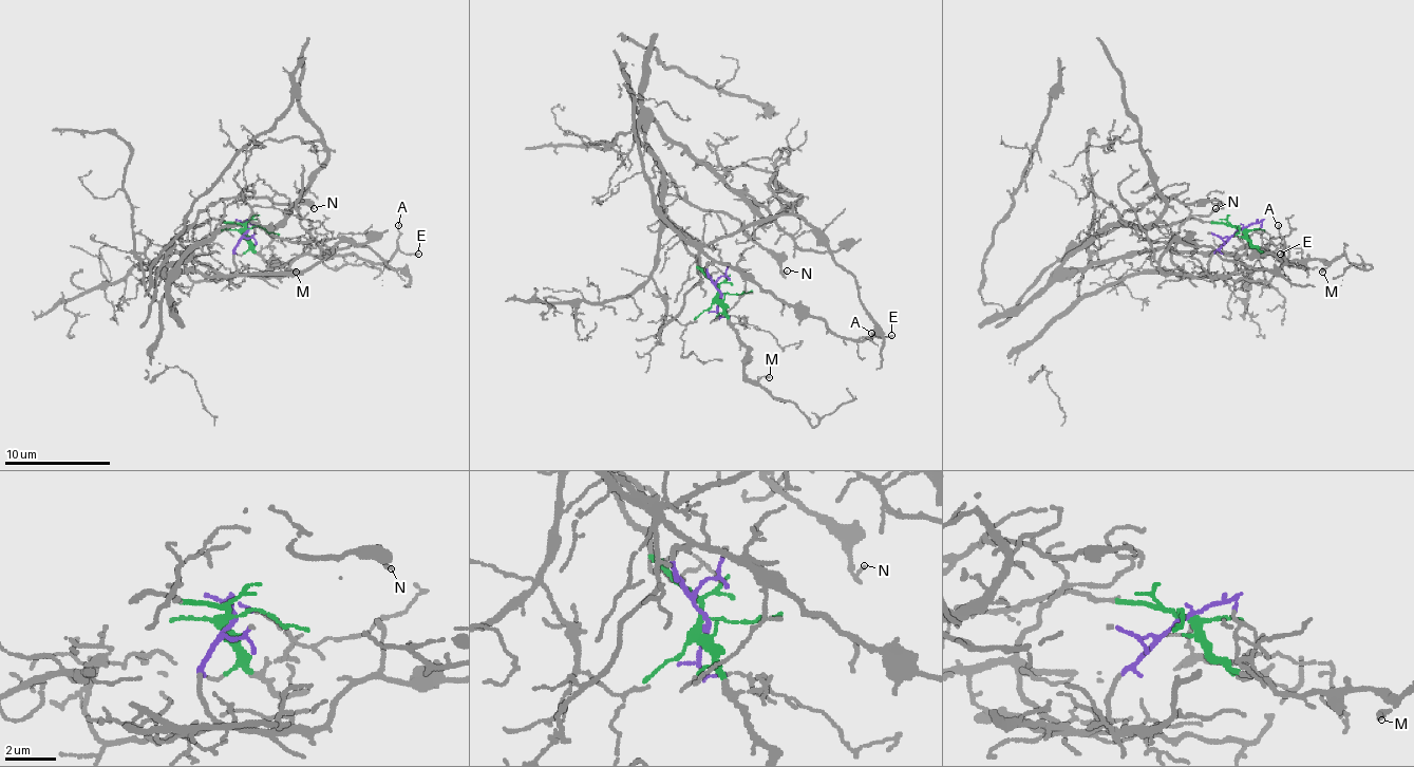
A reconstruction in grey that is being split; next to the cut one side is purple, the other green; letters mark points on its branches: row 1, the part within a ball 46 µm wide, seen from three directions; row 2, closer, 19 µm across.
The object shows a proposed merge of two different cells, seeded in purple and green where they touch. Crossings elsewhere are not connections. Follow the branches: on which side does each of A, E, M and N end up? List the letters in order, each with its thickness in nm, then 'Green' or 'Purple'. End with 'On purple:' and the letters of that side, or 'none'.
A: Thickness 140 nm. Purple
E: Thickness 130 nm. Purple
M: Thickness 140 nm. Green
N: Thickness 140 nm. Green
On purple: A, E

